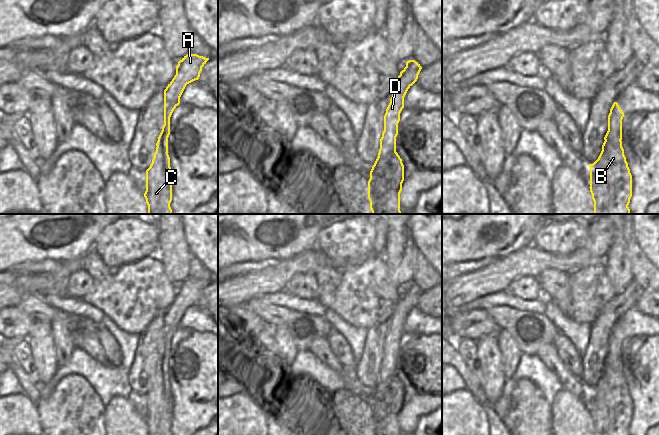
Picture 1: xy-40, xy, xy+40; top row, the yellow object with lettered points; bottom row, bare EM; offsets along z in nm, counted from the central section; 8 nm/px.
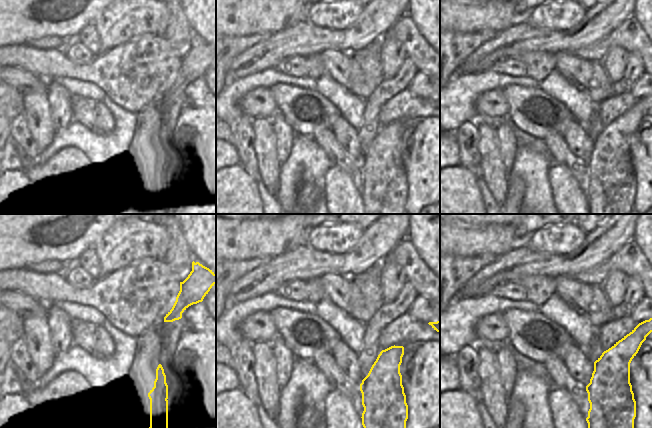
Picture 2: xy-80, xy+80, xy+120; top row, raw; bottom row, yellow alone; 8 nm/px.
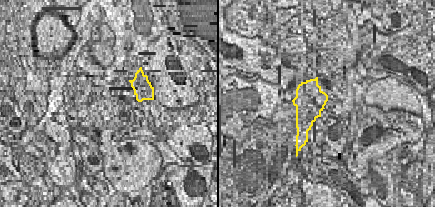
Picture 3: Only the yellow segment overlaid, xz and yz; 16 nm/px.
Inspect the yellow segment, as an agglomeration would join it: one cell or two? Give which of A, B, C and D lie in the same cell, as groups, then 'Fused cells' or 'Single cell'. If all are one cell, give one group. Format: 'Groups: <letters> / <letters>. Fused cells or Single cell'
Groups: A D / B C. Fused cells

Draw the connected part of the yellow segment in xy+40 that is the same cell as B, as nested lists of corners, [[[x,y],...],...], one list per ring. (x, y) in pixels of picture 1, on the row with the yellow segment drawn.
[[[604,141],[598,159],[589,167],[594,214],[630,214],[632,175],[622,141]]]

